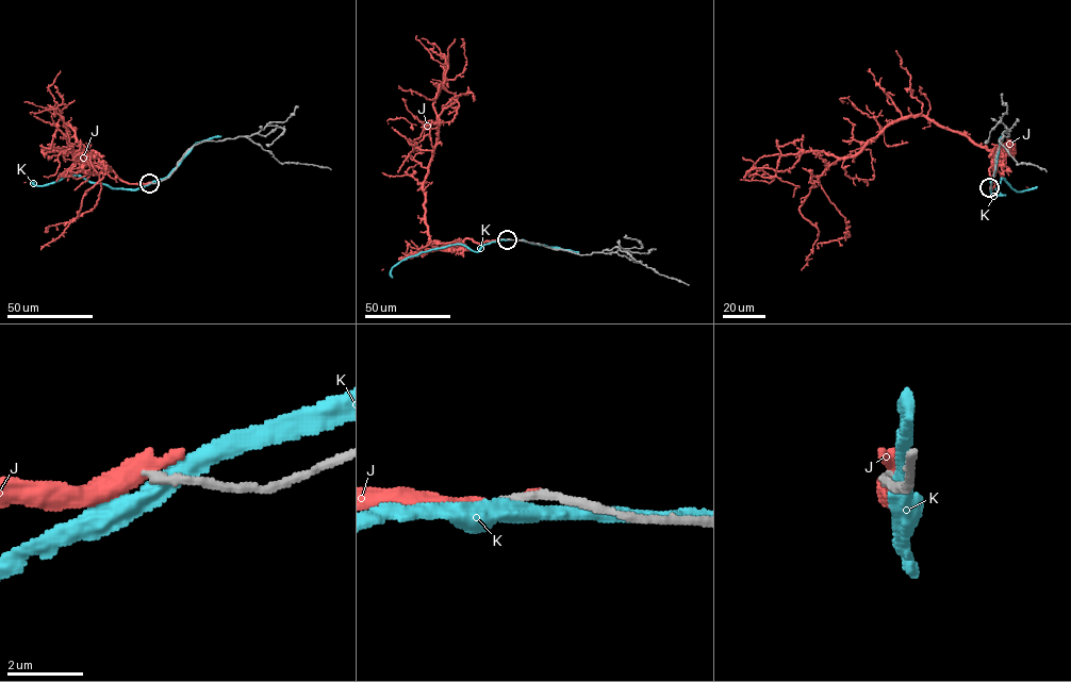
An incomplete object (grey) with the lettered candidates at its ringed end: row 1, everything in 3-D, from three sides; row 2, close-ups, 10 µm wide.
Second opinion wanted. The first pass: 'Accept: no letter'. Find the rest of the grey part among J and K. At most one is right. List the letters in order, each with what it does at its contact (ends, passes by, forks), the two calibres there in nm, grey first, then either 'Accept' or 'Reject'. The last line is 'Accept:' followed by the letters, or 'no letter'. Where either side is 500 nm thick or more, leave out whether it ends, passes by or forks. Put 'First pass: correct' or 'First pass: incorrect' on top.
First pass: correct
J: Thickness 240 nm (grey) against 500 nm. Reject
K: It passes by. Thickness 280 nm (grey) against 440 nm. Reject
Accept: no letter

